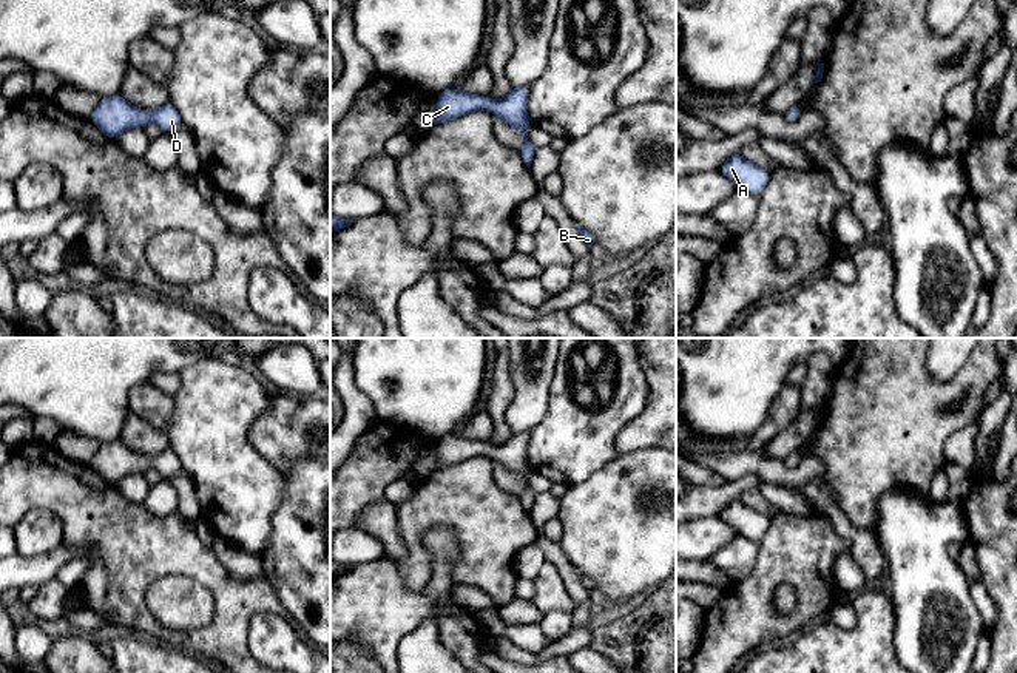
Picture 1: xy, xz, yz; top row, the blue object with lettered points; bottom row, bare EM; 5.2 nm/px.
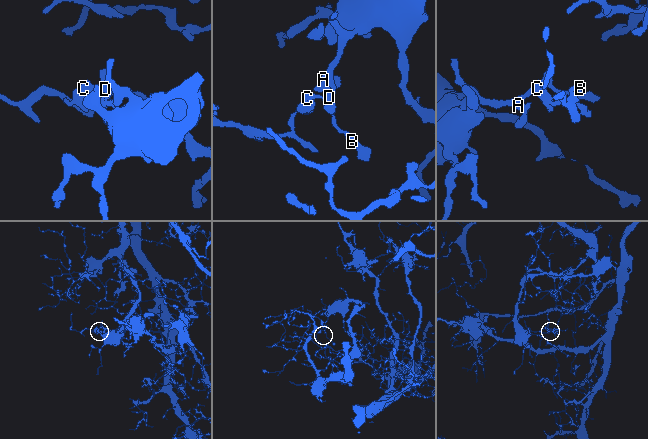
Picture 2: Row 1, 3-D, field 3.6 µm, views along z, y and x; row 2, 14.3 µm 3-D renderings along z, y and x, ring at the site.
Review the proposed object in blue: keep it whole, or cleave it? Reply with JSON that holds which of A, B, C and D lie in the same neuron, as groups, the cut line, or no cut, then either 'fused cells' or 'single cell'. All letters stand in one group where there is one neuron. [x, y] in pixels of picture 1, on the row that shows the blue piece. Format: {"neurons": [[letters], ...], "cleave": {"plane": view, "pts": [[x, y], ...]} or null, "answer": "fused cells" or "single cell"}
{"neurons": [["A", "B", "C", "D"]], "cleave": null, "answer": "single cell"}

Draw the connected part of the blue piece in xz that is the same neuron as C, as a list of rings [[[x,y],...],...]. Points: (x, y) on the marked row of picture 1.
[[[529,85],[514,86],[502,100],[491,97],[468,94],[457,88],[449,88],[437,96],[437,119],[434,125],[454,120],[472,111],[492,111],[508,125],[514,127],[525,136],[520,157],[529,168],[534,159],[534,145],[528,140],[528,131],[532,128],[526,111]]]

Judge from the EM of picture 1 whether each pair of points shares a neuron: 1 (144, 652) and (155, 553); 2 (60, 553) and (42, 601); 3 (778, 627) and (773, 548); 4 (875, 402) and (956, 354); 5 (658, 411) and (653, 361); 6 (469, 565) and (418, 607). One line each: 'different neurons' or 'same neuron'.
1: different neurons
2: different neurons
3: same neuron
4: different neurons
5: same neuron
6: different neurons

